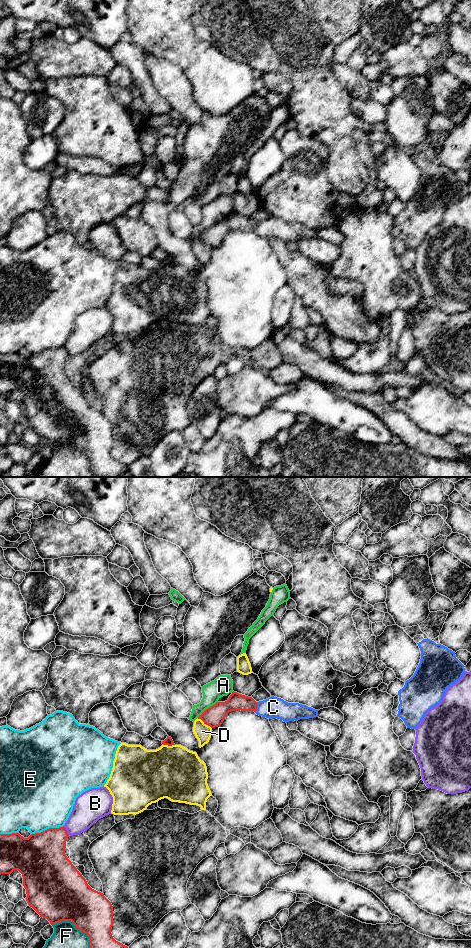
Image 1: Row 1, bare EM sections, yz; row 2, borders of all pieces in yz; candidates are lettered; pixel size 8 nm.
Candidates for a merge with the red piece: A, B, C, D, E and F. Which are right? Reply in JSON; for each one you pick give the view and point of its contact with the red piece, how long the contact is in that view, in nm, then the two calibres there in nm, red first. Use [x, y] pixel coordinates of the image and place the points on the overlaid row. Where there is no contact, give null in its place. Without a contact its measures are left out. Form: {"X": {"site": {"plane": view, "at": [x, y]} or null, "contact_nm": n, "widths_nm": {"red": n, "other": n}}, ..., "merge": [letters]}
{"C": {"site": {"plane": "yz", "at": [256, 707]}, "contact_nm": 80, "widths_nm": {"red": 140, "other": 170}}, "merge": ["C"]}

